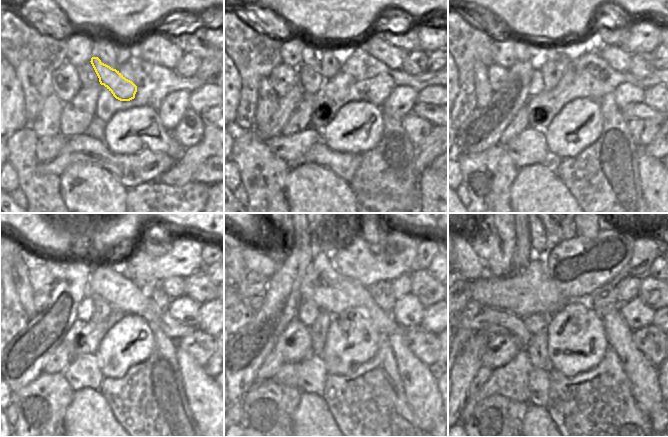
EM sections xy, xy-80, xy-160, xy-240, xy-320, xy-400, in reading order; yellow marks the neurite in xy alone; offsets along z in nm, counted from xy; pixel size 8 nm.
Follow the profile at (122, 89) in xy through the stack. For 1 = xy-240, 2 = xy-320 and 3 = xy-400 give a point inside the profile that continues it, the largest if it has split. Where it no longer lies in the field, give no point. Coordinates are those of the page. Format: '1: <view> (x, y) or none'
1: xy-240 (57, 267)
2: xy-320 (256, 259)
3: xy-400 (468, 265)

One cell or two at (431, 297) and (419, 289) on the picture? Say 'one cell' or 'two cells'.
one cell

